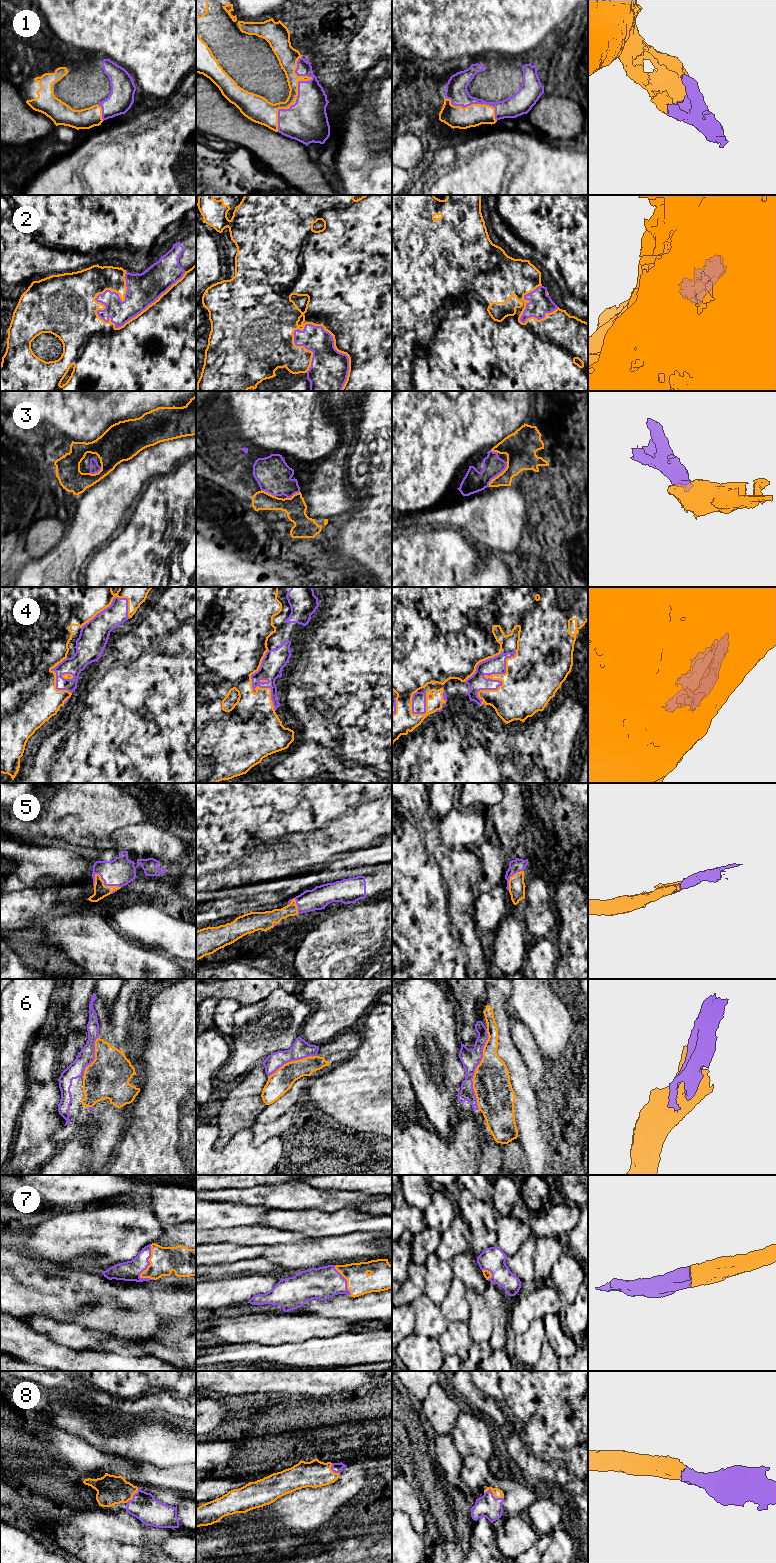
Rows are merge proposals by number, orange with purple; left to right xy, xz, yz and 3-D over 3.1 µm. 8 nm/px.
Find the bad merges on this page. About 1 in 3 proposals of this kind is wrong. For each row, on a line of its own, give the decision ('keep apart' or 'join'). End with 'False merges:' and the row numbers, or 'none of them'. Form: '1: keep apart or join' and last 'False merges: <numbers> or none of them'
1: join
2: join
3: join
4: join
5: join
6: join
7: join
8: join
False merges: none of them

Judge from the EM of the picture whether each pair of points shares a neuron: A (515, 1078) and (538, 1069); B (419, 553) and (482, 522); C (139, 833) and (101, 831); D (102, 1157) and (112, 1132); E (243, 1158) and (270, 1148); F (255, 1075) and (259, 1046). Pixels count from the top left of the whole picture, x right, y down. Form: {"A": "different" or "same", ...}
{"A": "different", "B": "different", "C": "different", "D": "same", "E": "same", "F": "different"}

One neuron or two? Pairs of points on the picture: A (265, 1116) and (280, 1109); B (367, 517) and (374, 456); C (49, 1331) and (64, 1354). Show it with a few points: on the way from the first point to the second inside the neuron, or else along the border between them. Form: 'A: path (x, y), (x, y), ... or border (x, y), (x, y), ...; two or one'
A: path (269, 1114), (276, 1110); one
B: path (374, 502), (374, 471); one
C: border (37, 1333), (45, 1335), (58, 1344), (81, 1350); two

